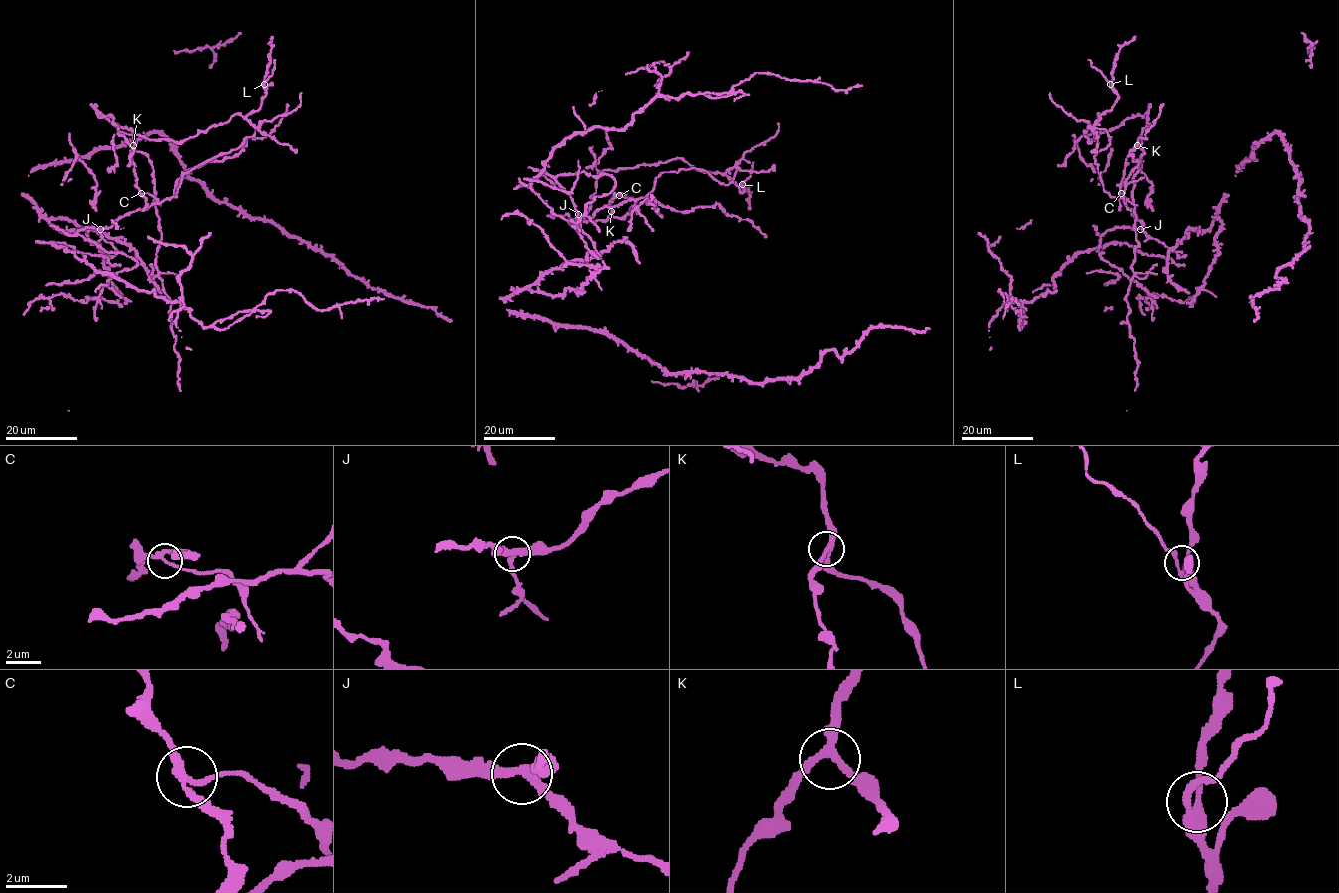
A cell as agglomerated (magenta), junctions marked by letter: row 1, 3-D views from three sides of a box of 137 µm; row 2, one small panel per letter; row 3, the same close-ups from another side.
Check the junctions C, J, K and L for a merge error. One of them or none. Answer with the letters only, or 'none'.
C

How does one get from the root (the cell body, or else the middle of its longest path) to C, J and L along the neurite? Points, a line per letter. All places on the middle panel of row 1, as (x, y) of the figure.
C: (591, 199), (589, 210), (576, 220), (605, 220), (612, 212), (608, 201), (615, 194), (619, 195)
J: (591, 199), (605, 170), (676, 158), (736, 169), (727, 184), (696, 168), (663, 172), (645, 197), (578, 214)
L: (591, 199), (598, 175), (605, 170), (676, 158), (702, 171), (727, 175), (741, 192), (742, 184)

